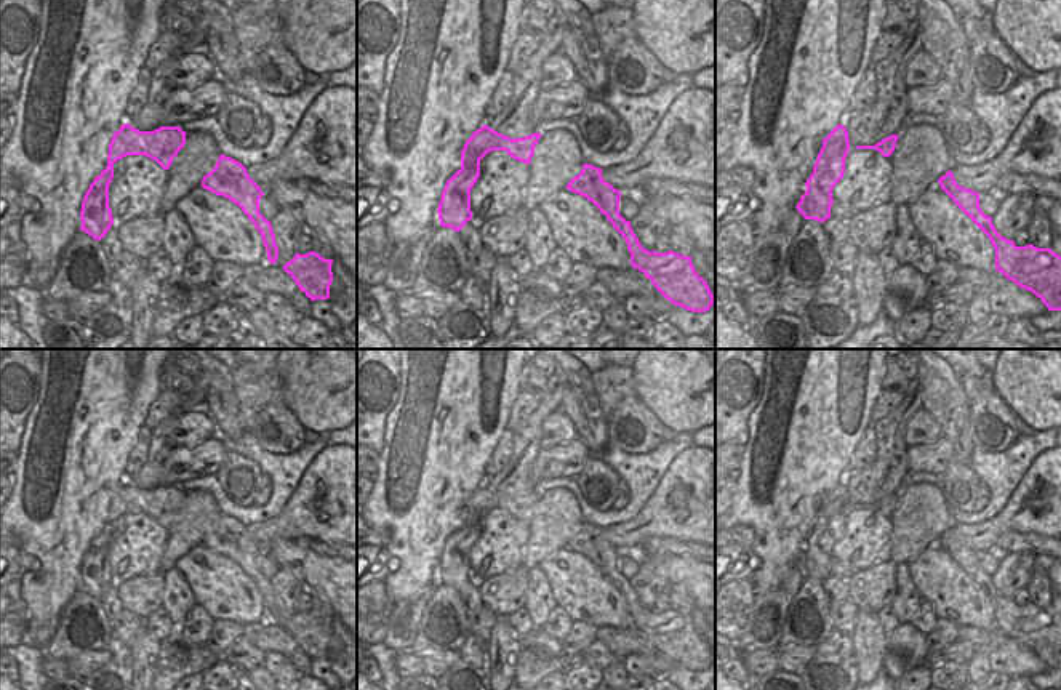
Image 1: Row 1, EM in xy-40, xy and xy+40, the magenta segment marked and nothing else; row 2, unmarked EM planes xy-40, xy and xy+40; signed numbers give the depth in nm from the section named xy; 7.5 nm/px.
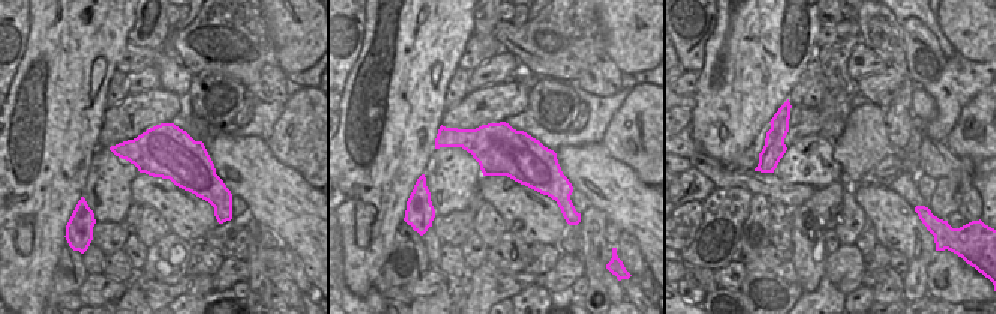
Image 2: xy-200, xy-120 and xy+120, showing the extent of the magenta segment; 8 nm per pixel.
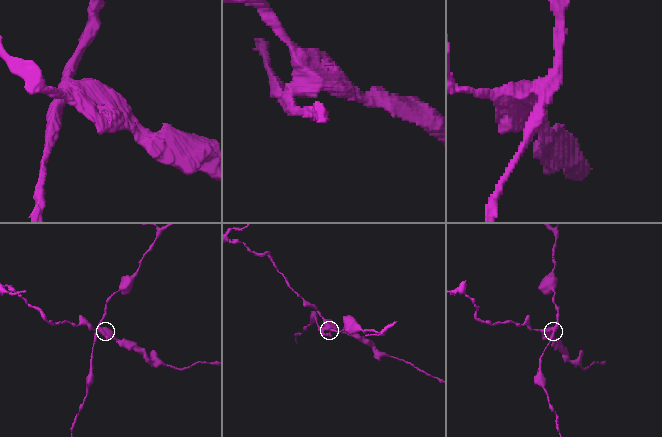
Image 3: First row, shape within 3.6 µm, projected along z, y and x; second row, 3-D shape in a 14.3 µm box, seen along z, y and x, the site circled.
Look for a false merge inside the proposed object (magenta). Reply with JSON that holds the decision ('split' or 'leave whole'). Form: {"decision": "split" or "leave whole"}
{"decision": "split"}

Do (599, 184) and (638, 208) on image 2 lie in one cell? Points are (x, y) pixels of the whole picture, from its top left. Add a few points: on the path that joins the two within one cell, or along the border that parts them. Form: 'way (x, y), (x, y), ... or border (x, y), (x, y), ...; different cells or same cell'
way (608, 184), (629, 203); same cell

